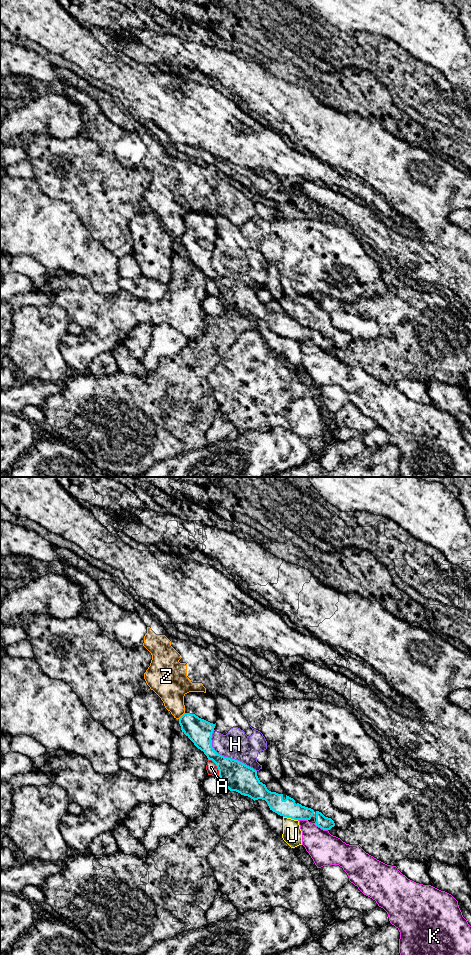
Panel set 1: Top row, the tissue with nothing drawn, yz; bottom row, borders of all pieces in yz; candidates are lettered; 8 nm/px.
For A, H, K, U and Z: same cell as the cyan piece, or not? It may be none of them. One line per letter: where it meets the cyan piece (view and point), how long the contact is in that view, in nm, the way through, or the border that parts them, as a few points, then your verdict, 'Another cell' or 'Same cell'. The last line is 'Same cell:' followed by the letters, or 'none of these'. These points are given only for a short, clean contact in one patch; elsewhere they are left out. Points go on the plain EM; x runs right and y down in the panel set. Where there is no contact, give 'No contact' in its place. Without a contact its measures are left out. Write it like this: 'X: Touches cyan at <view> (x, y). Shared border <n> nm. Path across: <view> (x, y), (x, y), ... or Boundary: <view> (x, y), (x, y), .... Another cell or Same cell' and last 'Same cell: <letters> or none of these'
A: Touches cyan at yz (216, 285). Shared border 160 nm. Another cell
H: Touches cyan at yz (226, 277). Shared border 480 nm. Another cell
K: Touches cyan at yz (320, 347). Shared border 130 nm. Another cell
U: Touches cyan at yz (290, 337). Shared border 120 nm. Another cell
Z: Touches cyan at yz (181, 236). Shared border 80 nm. Boundary: yz (184, 232), (179, 239). Another cell
Same cell: none of these

